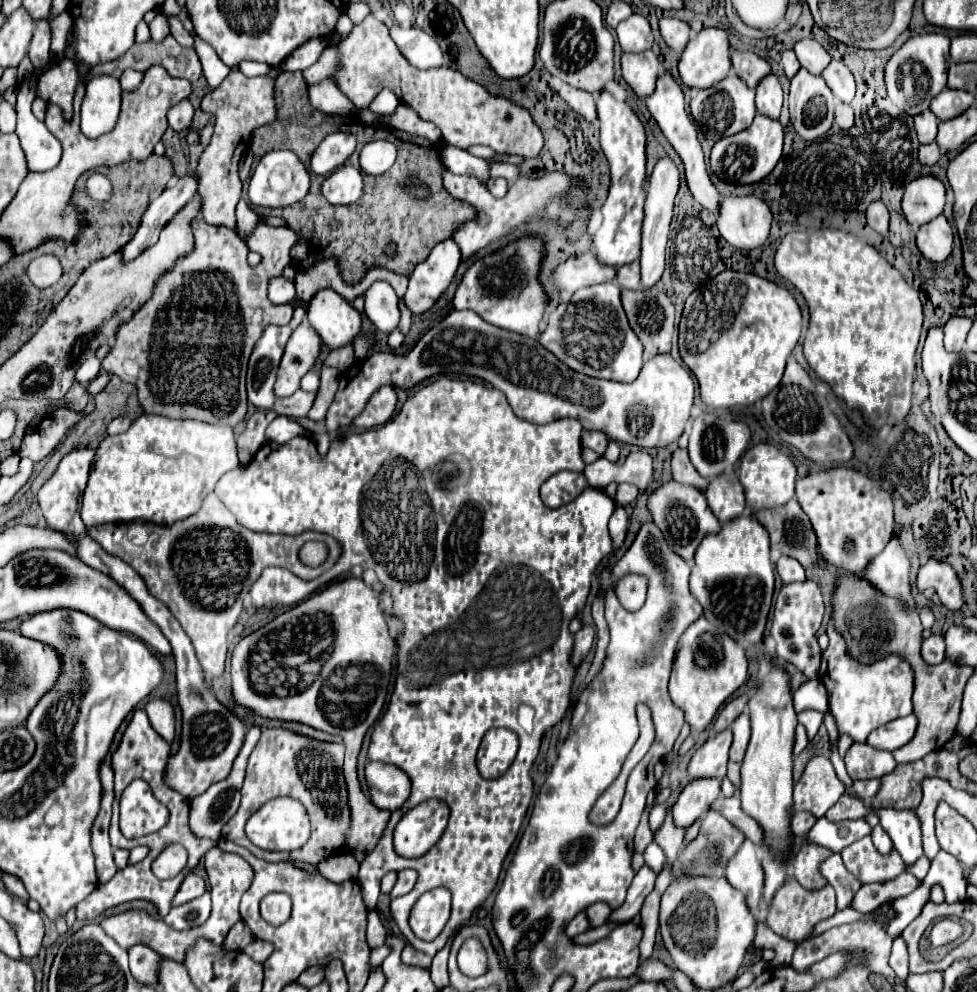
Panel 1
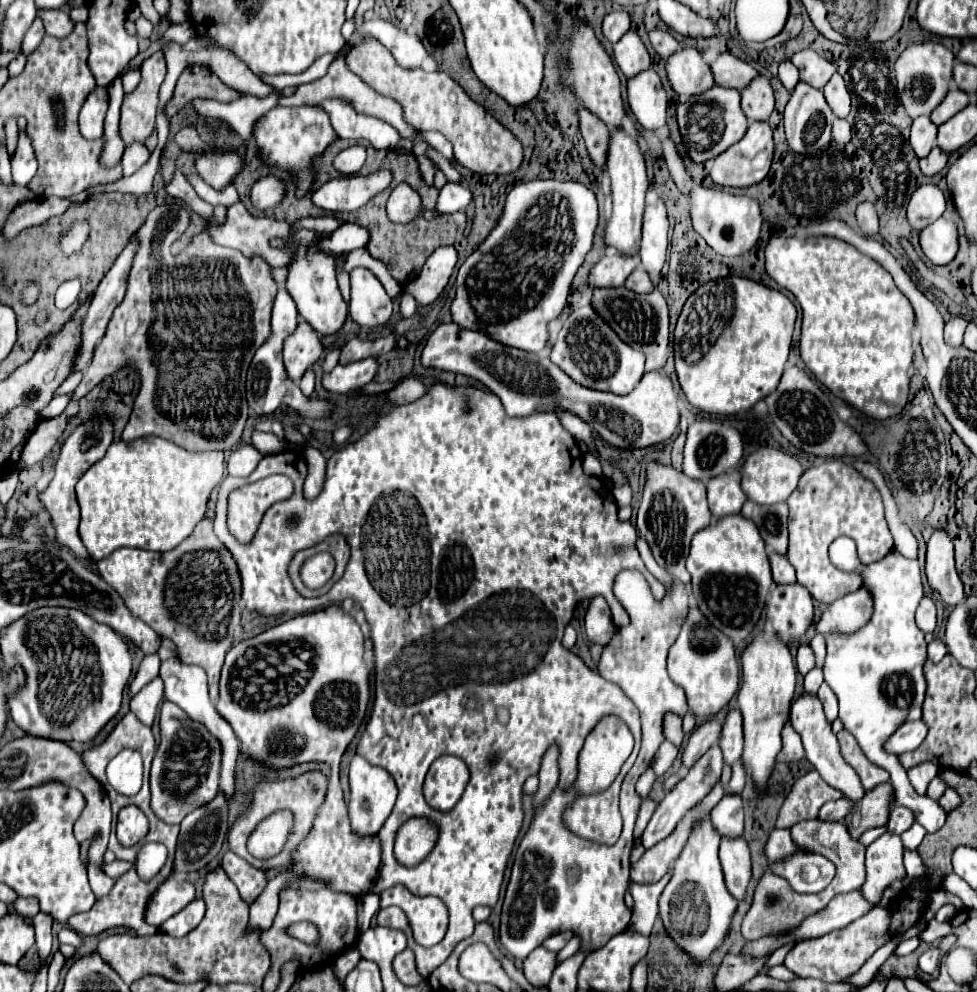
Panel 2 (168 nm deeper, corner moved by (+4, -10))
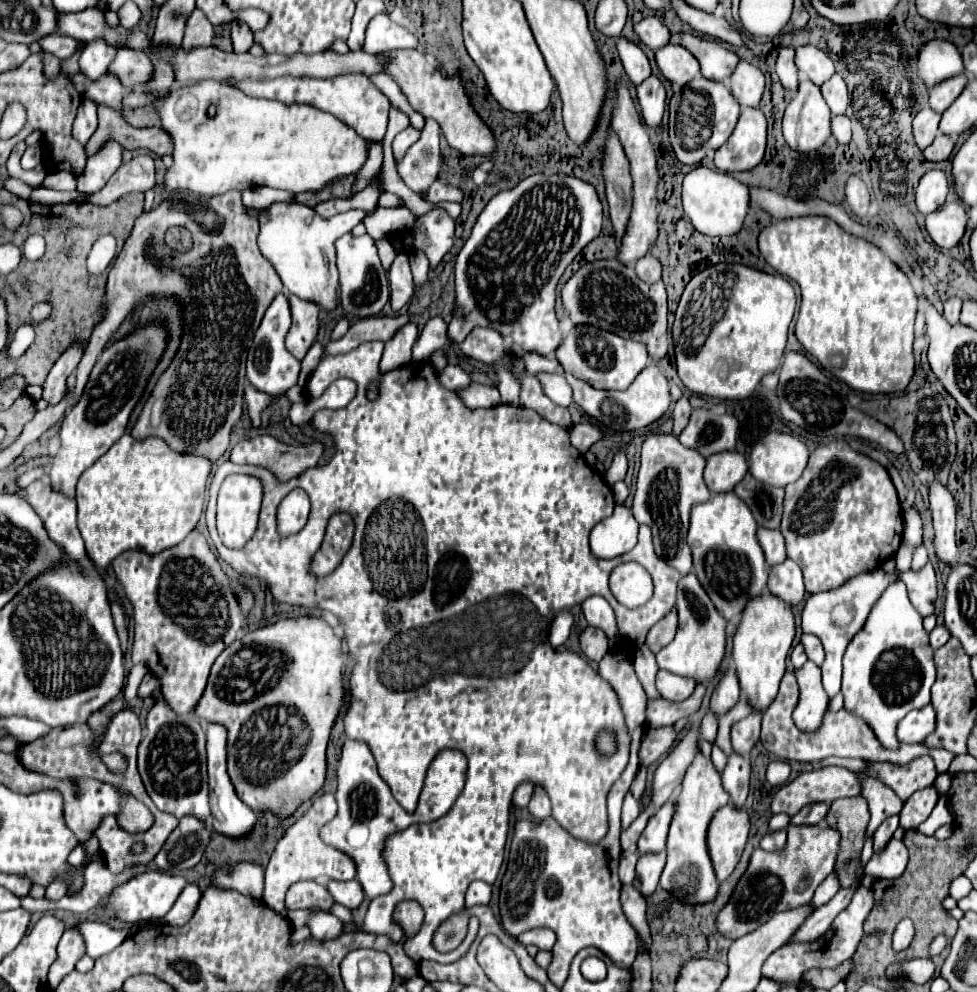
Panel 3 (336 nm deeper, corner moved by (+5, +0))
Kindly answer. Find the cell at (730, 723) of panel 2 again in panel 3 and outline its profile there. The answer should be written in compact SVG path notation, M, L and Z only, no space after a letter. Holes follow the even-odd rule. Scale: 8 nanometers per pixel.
M730 666L730 668L724 670L724 674L720 676L720 680L714 688L714 694L712 694L712 700L710 700L712 712L716 712L718 716L726 714L738 702L738 696L740 696L738 676L736 676L734 666Z

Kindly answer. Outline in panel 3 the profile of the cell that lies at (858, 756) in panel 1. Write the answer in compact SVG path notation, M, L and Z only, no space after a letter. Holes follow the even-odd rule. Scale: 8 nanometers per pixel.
M786 672L784 678L782 678L782 684L780 684L780 692L776 696L776 700L768 706L768 712L764 712L764 720L762 720L762 744L768 752L772 752L774 756L782 758L782 760L798 760L798 762L820 762L828 756L840 756L840 758L862 758L862 760L874 760L874 762L892 762L892 764L908 764L910 760L918 758L918 756L930 756L936 764L936 772L942 774L942 772L948 772L950 768L950 762L956 758L954 752L948 752L944 748L930 748L930 746L924 746L924 744L904 744L900 742L898 750L890 750L890 748L884 748L880 744L880 740L876 738L874 730L862 720L858 718L856 714L848 712L848 710L838 710L838 712L832 712L830 708L826 710L824 718L822 718L822 724L818 730L814 732L804 732L800 730L794 720L792 720L792 712L798 704L798 684L796 684L796 678L794 678L794 672Z

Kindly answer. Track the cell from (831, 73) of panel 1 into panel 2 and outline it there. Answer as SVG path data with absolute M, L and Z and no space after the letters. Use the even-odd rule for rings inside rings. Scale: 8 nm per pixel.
M833 74L833 78L825 84L823 92L825 92L827 104L831 106L833 114L839 118L847 118L847 114L851 110L851 96L849 96L849 90L847 90L841 74Z

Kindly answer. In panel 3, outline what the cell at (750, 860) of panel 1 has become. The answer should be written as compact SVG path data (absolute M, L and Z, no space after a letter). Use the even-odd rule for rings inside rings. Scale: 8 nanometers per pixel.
M726 804L712 816L706 846L718 882L726 880L736 868L748 840L748 830L750 820L746 810L736 808L734 804Z

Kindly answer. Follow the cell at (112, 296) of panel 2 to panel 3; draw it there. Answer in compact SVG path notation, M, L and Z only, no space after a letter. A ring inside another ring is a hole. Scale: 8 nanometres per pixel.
M74 344L72 348L68 348L68 352L64 352L64 356L60 356L60 360L56 360L56 364L52 366L46 382L42 384L42 400L46 400L50 406L58 404L68 388L66 388L66 378L78 368L78 362L82 358L82 348L78 344Z

